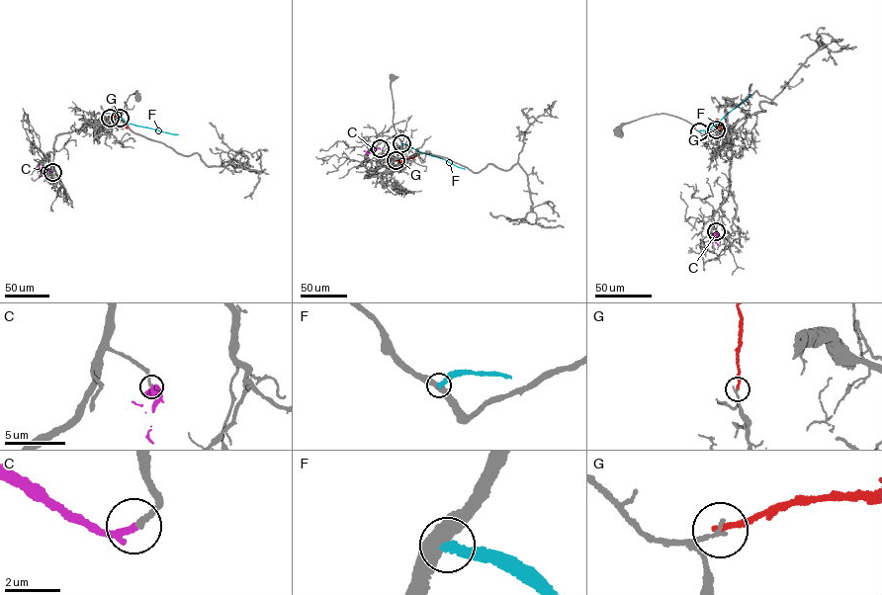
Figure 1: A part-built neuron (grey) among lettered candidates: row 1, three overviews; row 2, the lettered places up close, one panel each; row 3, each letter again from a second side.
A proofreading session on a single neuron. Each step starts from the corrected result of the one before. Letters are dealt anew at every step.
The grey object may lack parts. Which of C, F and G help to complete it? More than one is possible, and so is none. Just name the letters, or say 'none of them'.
C

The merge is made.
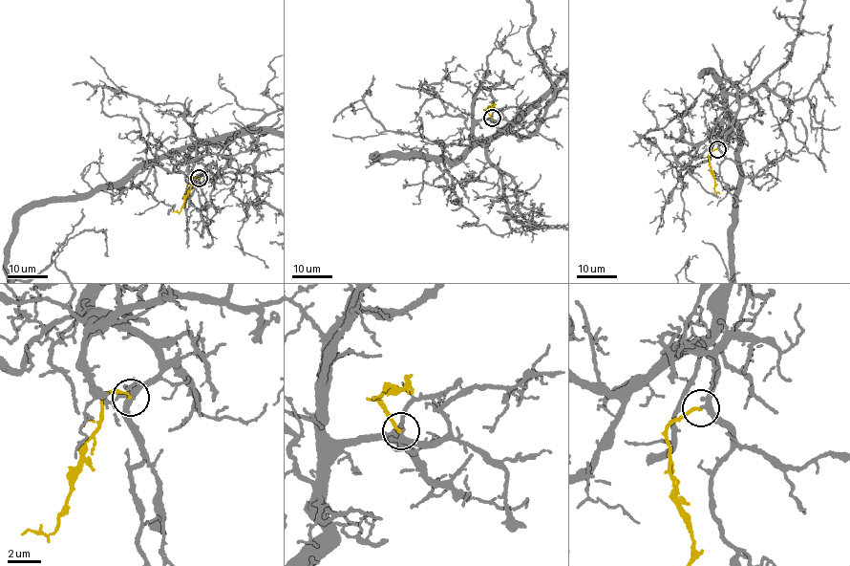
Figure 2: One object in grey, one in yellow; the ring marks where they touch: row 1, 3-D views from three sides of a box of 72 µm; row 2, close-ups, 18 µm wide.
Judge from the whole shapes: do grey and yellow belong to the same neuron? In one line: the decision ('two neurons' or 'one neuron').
one neuron

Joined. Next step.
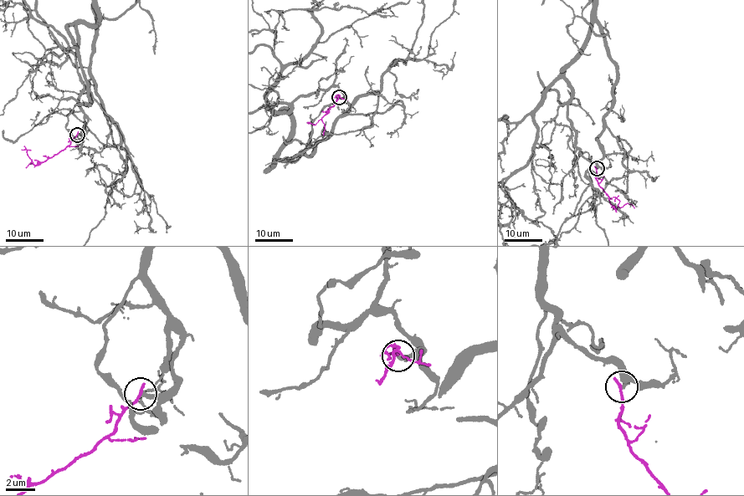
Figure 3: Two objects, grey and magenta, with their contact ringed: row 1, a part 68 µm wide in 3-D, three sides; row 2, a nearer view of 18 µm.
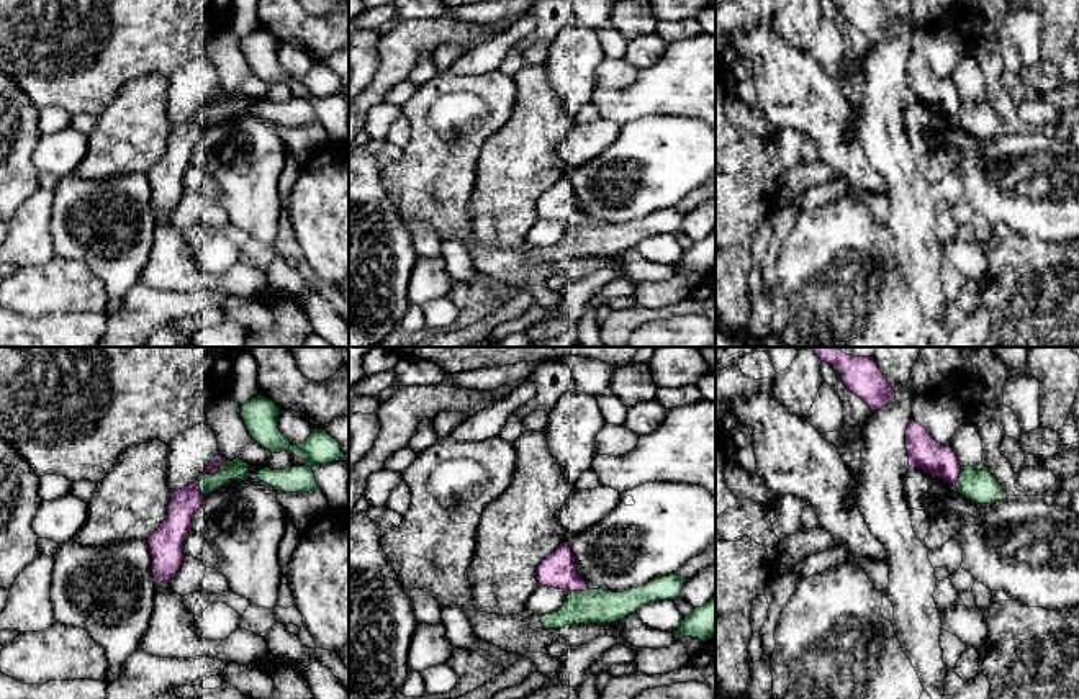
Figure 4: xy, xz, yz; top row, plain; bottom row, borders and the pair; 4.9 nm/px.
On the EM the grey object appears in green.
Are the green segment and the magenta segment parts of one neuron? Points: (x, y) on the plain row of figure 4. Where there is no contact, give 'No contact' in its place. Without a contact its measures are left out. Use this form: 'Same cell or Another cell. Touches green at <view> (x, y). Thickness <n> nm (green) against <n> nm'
Another cell. Touches green at xy (207, 107). Thickness 100 nm (green) against 140 nm

